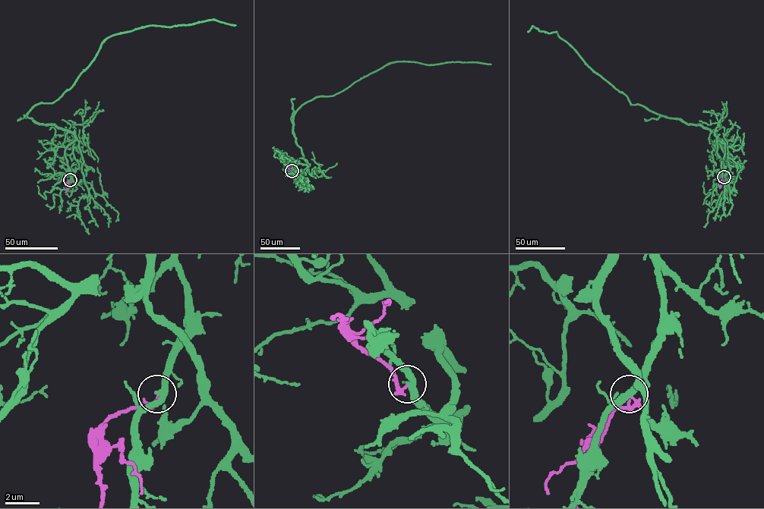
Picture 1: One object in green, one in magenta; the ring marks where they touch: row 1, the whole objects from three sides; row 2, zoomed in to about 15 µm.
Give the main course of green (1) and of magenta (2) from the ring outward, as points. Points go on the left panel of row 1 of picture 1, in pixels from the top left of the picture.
1: (70, 180), (65, 149), (75, 136), (26, 117), (34, 105), (71, 89), (112, 36), (212, 20), (235, 25)
2: (70, 180), (66, 182), (65, 192)

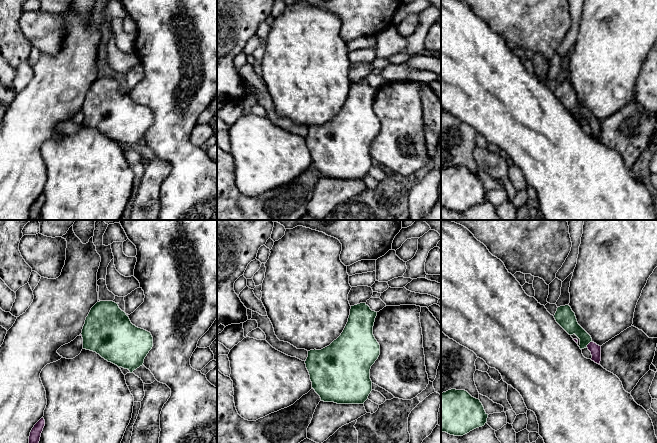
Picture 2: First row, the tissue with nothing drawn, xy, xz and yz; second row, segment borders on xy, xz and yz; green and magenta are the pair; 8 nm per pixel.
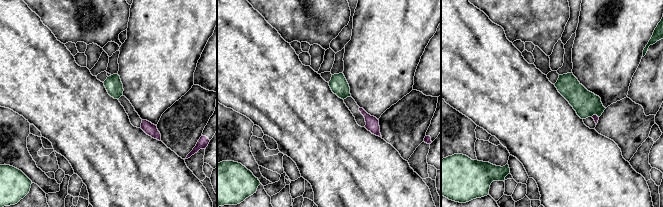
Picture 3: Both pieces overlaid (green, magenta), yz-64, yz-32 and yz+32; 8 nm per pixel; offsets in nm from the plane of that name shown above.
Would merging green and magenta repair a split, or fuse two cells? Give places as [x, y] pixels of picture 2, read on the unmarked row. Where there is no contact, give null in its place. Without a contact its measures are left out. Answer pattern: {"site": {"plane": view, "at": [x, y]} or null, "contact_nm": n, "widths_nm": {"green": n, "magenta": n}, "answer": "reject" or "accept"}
{"site": {"plane": "yz", "at": [588, 119]}, "contact_nm": 70, "widths_nm": {"green": 150, "magenta": 90}, "answer": "reject"}

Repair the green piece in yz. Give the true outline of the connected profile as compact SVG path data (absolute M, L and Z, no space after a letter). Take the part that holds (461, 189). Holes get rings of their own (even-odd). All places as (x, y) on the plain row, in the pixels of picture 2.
M465 166L441 169L441 208L463 212L487 199L488 190L479 175Z

